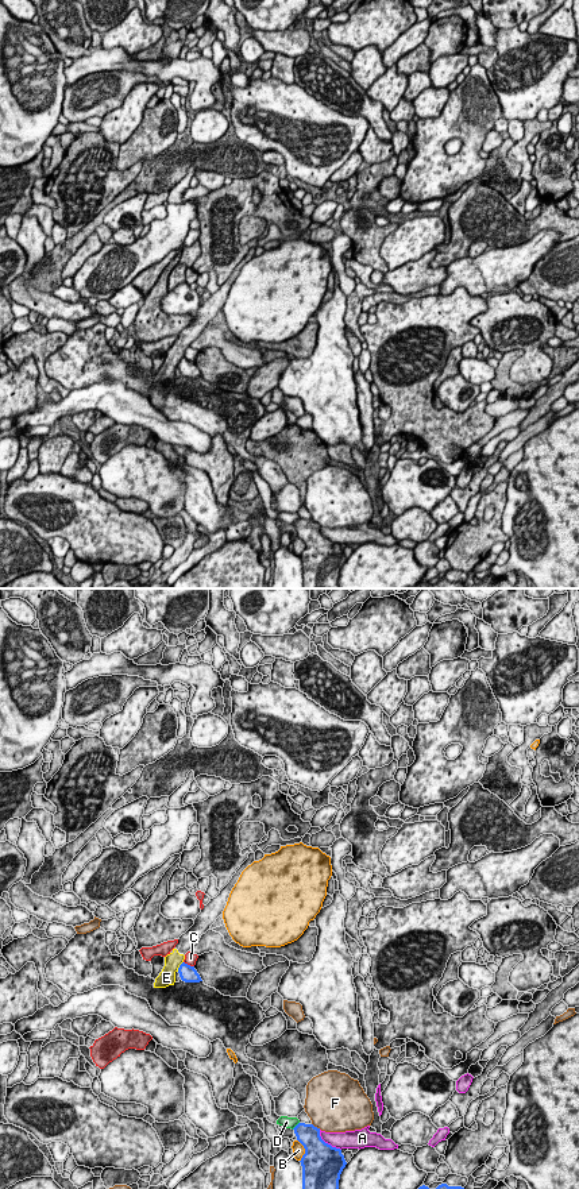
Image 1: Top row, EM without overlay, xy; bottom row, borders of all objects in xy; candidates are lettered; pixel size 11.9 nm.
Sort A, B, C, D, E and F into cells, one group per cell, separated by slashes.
A / B / C / D / E / F

